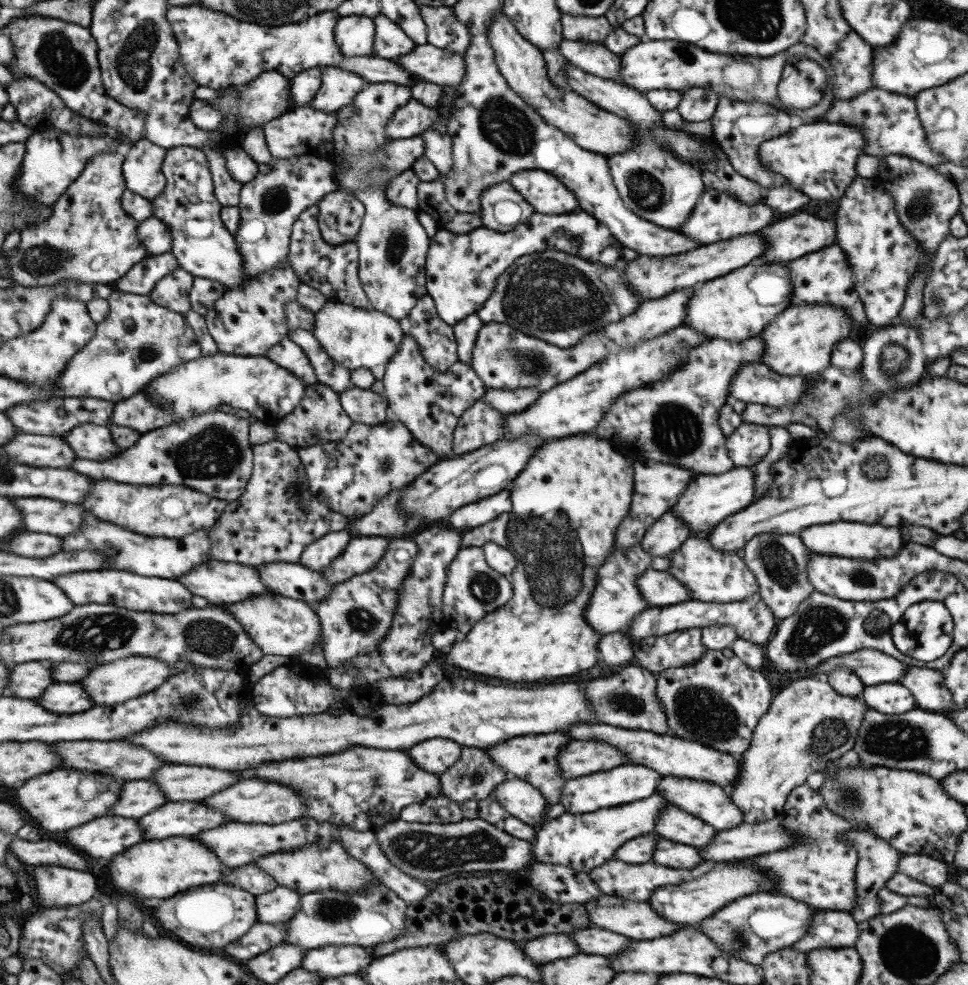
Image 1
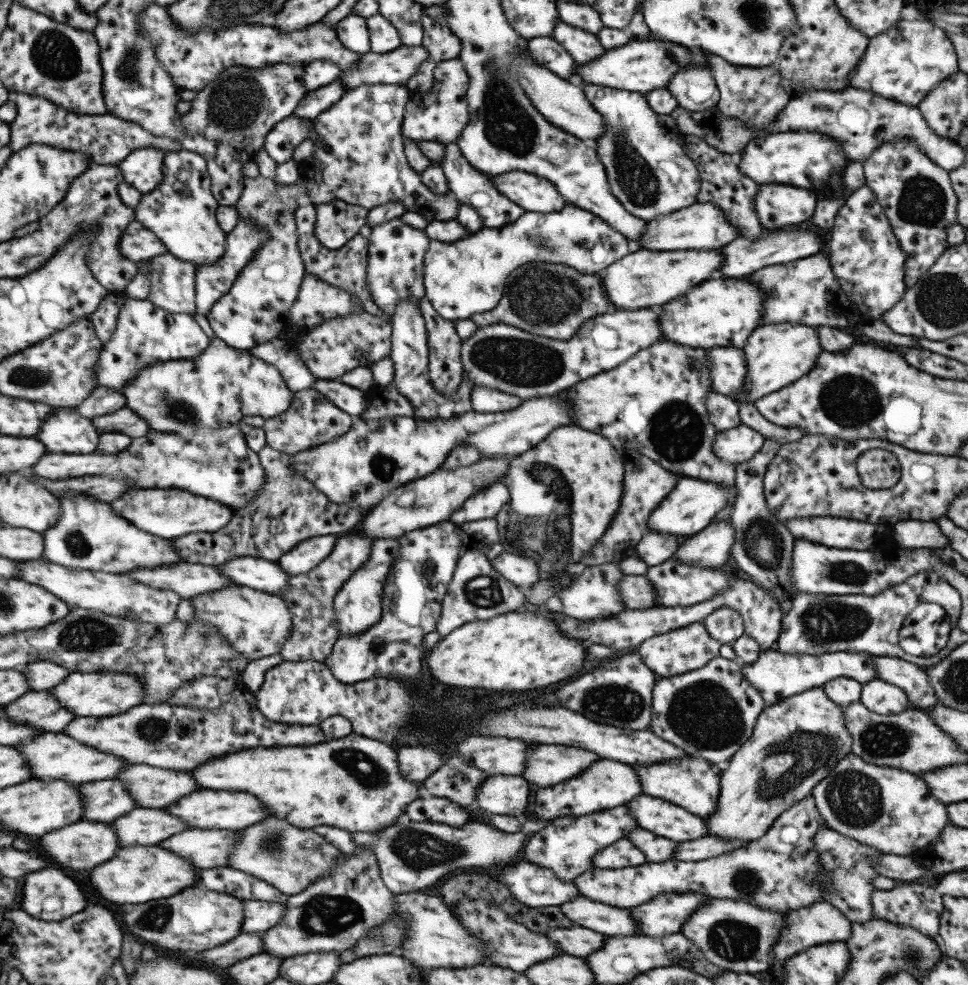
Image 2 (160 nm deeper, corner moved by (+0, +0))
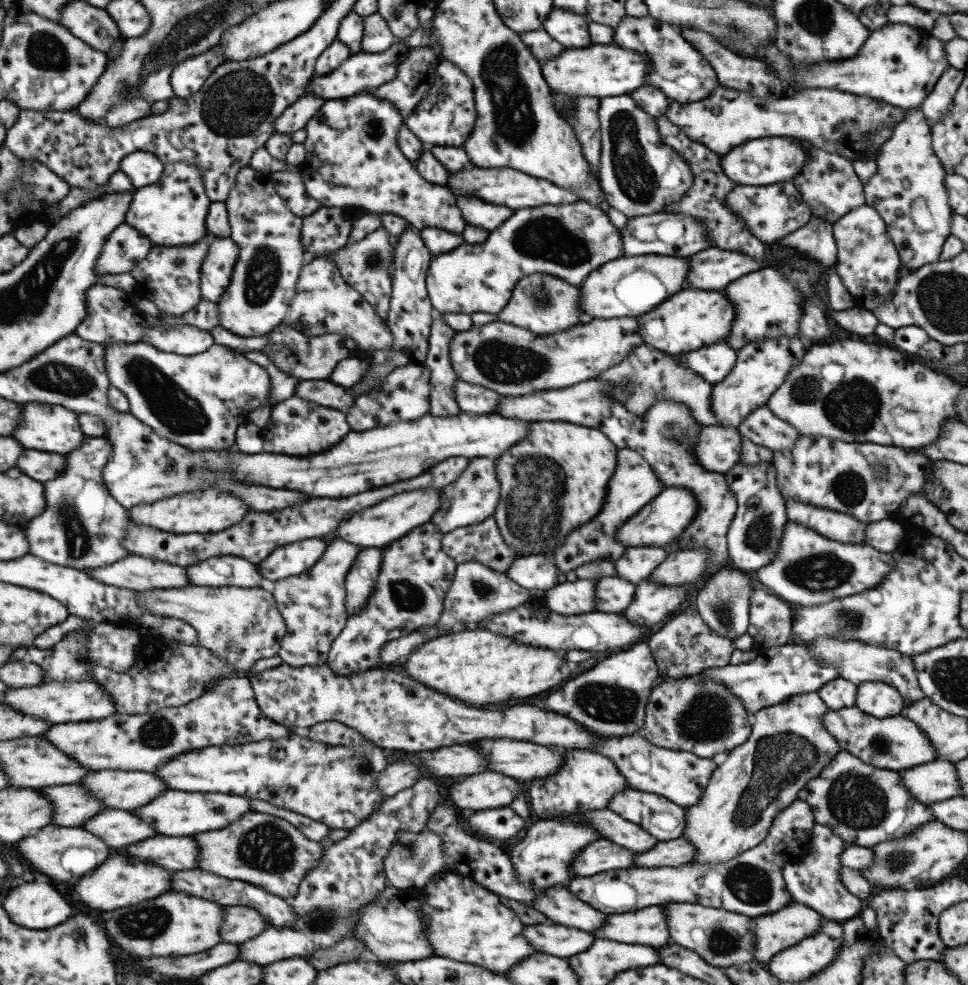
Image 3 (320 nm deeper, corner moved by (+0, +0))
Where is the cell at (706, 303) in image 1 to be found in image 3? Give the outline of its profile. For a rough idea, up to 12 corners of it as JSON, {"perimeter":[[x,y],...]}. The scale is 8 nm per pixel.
{"perimeter":[[683,288],[636,317],[642,342],[679,355],[723,342],[719,290]]}

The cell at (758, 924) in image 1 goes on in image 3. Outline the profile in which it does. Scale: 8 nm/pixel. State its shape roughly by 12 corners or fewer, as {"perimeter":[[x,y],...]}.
{"perimeter":[[664,903],[669,942],[723,969],[754,960],[753,917]]}

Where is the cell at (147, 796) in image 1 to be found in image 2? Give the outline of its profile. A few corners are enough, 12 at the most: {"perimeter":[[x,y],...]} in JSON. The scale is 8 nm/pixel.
{"perimeter":[[116,778],[81,784],[83,820],[113,822],[137,807]]}

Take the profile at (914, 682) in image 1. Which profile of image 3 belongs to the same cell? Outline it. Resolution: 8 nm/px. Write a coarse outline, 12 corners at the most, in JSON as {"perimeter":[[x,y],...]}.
{"perimeter":[[839,637],[806,647],[856,685],[882,682],[924,697],[906,654]]}

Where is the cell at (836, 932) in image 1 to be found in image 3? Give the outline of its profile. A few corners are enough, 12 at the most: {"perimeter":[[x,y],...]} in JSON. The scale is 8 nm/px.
{"perimeter":[[792,900],[754,917],[754,960],[814,935],[815,910]]}

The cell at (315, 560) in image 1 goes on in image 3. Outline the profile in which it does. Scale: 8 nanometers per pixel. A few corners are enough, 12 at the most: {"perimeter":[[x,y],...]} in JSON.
{"perimeter":[[323,540],[275,548],[256,564],[265,580],[303,573],[323,554]]}

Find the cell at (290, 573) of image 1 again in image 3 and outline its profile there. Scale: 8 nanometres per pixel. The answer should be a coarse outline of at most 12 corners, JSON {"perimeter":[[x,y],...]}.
{"perimeter":[[239,557],[185,566],[195,586],[259,587],[258,566]]}

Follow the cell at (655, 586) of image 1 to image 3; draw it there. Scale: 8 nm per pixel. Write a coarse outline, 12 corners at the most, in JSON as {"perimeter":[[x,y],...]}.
{"perimeter":[[599,577],[594,611],[620,613],[633,600],[635,584]]}

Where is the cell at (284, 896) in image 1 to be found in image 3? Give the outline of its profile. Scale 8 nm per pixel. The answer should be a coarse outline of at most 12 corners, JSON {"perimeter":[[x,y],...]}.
{"perimeter":[[223,907],[219,936],[239,944],[269,925],[255,909]]}

